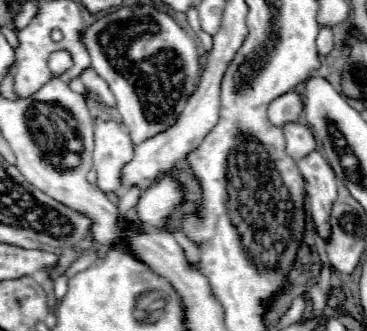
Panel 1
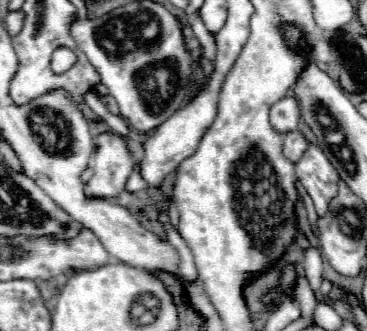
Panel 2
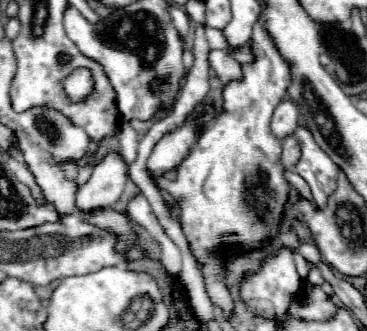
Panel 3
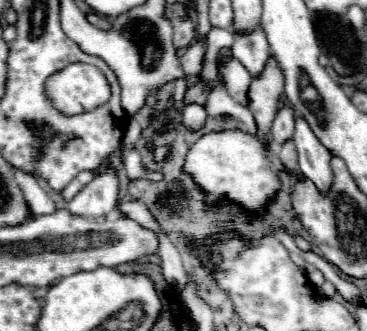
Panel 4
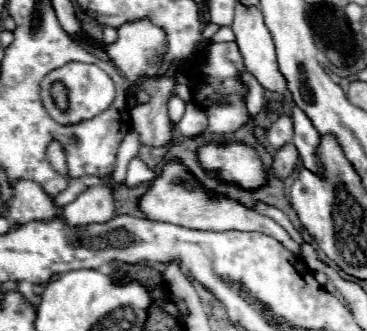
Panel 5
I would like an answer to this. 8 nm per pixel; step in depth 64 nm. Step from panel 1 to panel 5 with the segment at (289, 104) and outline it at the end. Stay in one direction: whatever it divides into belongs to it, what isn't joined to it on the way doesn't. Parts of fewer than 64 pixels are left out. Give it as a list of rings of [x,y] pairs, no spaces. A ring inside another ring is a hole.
[[[282,114],[276,122],[272,122],[272,126],[266,130],[268,142],[274,148],[280,148],[284,144],[288,144],[294,136],[294,128],[292,128],[292,118],[288,114]]]

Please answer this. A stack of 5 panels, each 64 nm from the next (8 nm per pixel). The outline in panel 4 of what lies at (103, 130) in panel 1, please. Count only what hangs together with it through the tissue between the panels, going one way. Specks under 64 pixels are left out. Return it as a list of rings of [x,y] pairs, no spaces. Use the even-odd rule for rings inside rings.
[[[104,166],[92,180],[86,184],[70,202],[68,208],[72,214],[100,218],[112,212],[118,206],[120,180],[118,172],[112,166]]]

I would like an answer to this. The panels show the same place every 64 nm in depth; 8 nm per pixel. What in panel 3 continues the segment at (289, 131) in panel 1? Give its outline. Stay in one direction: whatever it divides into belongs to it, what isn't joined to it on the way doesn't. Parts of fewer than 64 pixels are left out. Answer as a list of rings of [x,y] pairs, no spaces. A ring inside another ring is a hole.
[[[286,136],[282,142],[282,162],[286,168],[294,170],[296,160],[300,160],[300,142],[296,136]]]

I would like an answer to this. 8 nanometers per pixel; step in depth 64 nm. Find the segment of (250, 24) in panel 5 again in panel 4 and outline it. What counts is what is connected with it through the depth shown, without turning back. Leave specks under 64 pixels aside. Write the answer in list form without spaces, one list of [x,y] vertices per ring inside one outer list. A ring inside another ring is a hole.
[[[254,30],[252,34],[242,34],[242,36],[236,34],[230,50],[232,50],[232,56],[240,60],[252,76],[260,74],[266,60],[270,58],[270,46],[262,30]]]

